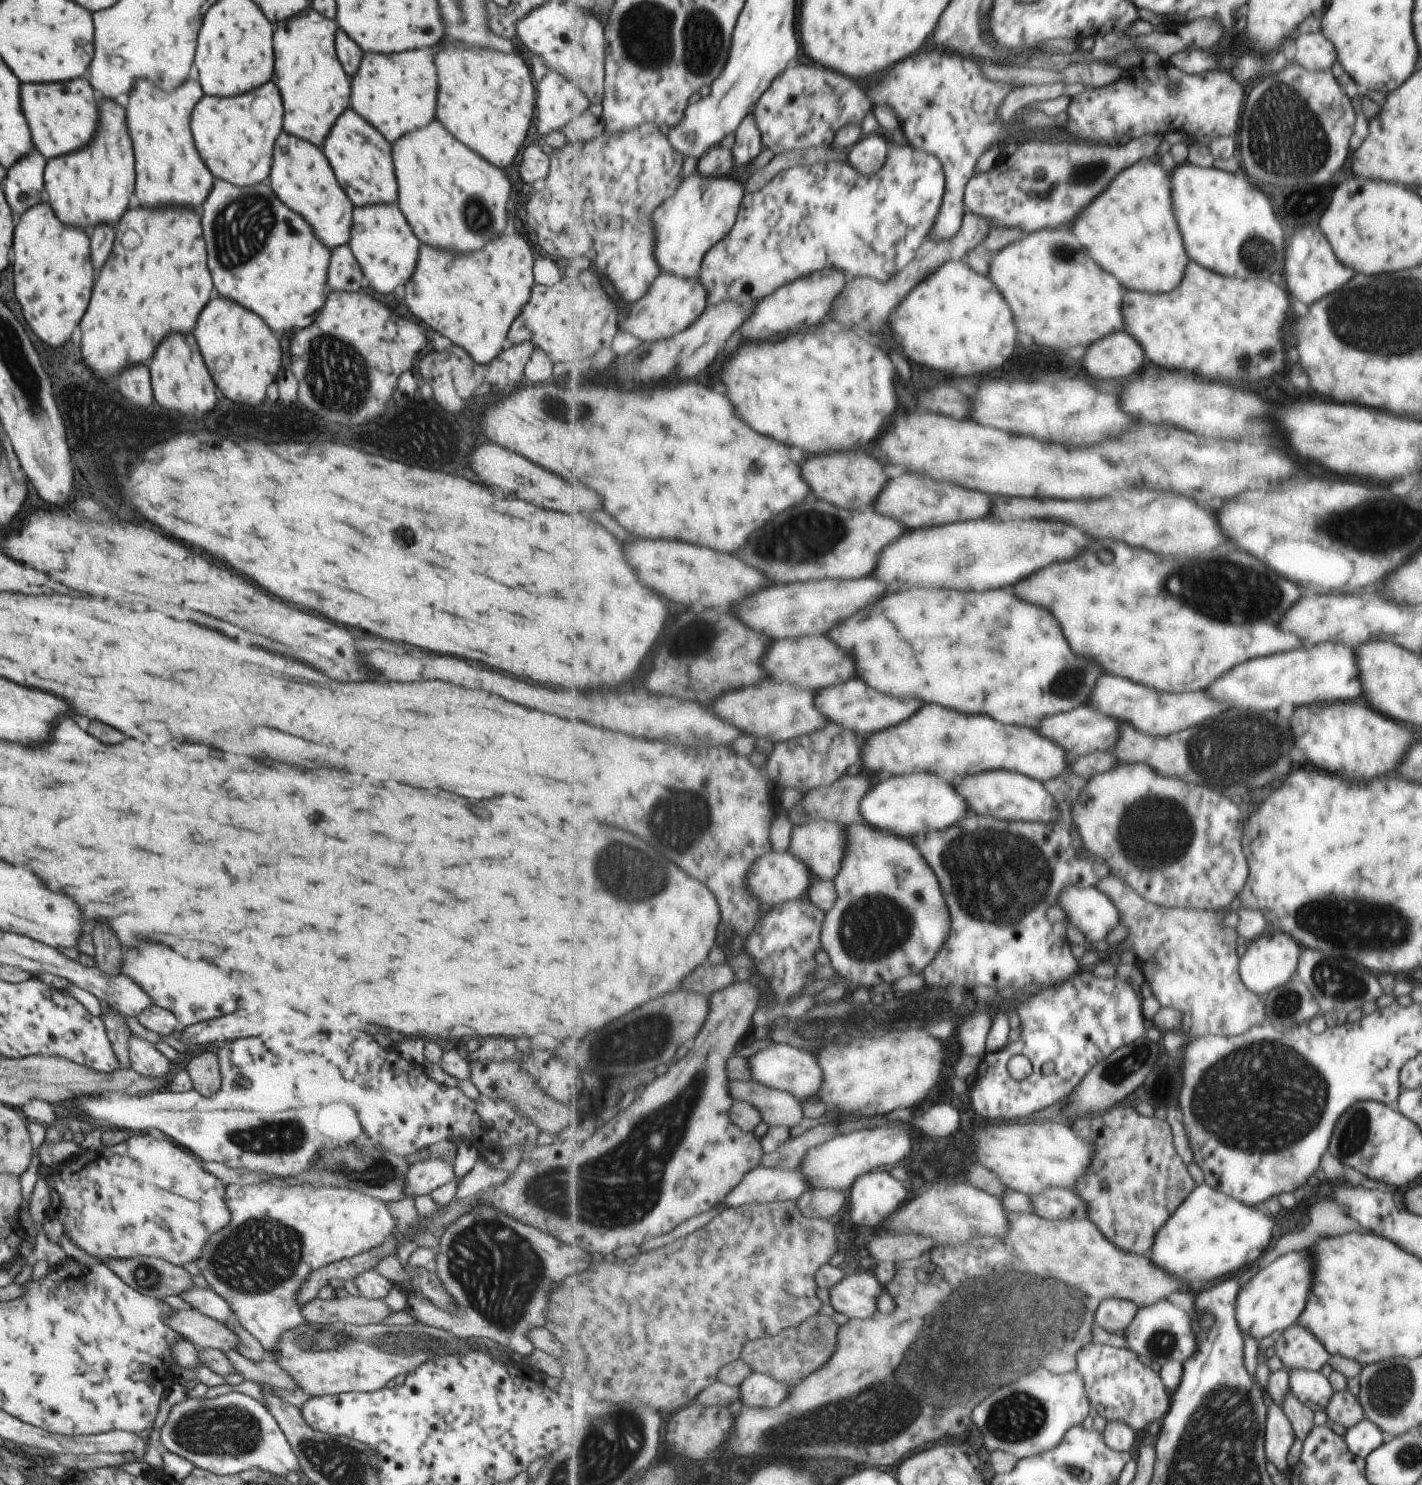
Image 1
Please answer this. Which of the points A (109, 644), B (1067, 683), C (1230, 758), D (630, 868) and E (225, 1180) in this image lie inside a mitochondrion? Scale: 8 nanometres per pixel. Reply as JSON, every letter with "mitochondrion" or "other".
{"A":"mitochondrion","B":"mitochondrion","C":"mitochondrion","D":"mitochondrion","E":"other"}

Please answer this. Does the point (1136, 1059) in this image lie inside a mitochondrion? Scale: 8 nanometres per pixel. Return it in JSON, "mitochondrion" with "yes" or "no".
{"mitochondrion":"yes"}

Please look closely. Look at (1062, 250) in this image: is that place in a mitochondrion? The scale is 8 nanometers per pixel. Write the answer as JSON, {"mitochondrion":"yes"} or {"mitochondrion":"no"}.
{"mitochondrion":"yes"}

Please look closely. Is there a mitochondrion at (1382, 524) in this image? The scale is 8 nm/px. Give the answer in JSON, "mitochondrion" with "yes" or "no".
{"mitochondrion":"yes"}

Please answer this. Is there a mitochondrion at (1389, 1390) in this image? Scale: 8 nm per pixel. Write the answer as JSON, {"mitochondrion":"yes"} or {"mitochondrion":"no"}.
{"mitochondrion":"yes"}

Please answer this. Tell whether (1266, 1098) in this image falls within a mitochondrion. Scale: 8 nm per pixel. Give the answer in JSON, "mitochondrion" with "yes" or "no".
{"mitochondrion":"yes"}

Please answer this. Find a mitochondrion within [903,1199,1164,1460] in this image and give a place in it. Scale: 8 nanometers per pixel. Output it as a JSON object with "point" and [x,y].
{"point":[1012,1417]}

